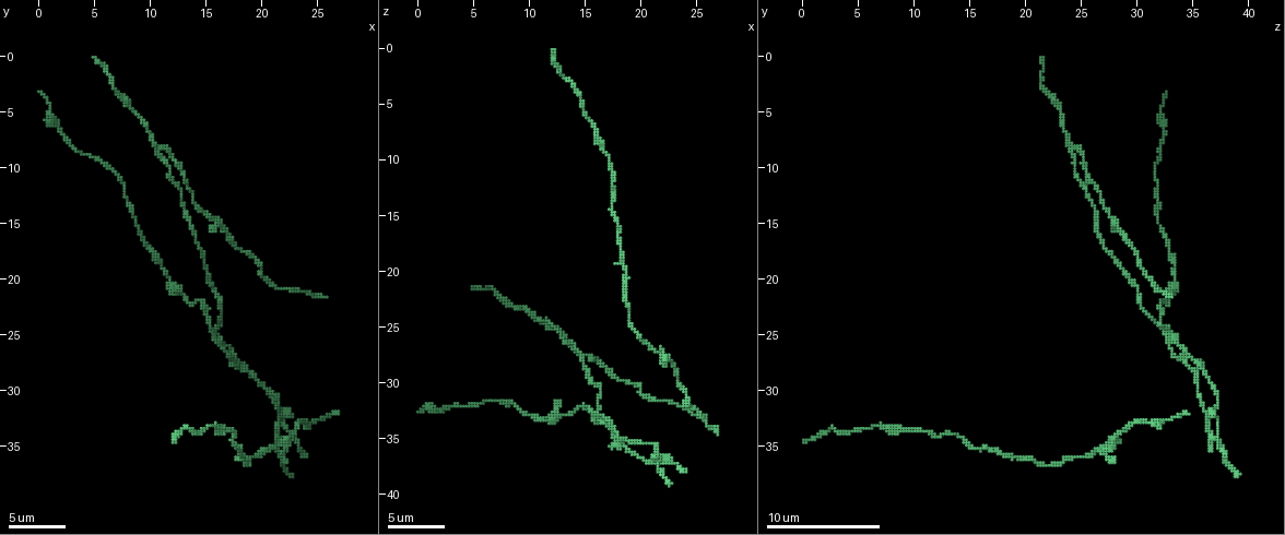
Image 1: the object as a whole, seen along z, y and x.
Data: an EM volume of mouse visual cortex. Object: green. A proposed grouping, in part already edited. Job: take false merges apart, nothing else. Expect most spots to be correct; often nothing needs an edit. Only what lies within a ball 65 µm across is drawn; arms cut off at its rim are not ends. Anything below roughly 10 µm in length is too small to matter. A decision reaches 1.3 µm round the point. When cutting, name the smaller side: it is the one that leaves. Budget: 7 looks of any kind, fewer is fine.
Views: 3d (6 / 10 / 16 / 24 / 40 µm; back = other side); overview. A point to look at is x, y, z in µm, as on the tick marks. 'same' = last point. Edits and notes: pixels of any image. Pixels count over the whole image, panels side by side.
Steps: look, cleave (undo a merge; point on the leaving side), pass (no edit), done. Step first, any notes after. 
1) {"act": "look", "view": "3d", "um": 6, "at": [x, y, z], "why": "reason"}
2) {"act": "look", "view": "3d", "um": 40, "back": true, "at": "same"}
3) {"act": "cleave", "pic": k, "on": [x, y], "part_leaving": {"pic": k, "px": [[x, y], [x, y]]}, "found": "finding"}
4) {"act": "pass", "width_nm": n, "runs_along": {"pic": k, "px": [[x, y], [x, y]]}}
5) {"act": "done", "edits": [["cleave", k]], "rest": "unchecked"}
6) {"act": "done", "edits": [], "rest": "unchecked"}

{"act": "look", "view": "3d", "um": 10, "at": [15.8, 24.6, 32.4], "why": "arms part here"}

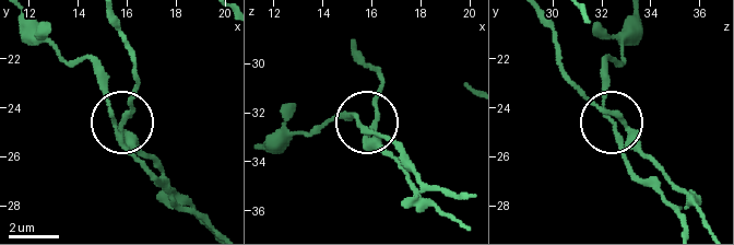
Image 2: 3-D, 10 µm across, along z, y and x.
{"act": "pass", "arms": 3, "found": "continuous, no second cell"}

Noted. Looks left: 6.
{"act": "look", "view": "3d", "um": 10, "at": [19.2, 28.6, 35.2]}

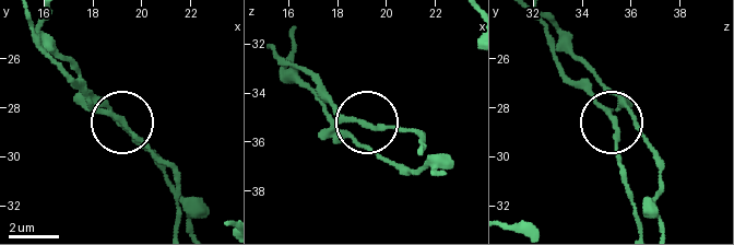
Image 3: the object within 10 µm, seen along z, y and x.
{"act": "pass", "arms": 4, "runs_along": {"pic": 3, "px": [[360, 141], [363, 124], [342, 116], [319, 93]]}, "found": "all the same cell"}

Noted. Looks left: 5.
{"act": "look", "view": "3d", "um": 16, "at": [22.0, 34.8, 27.6], "why": "two arms in line, one across"}

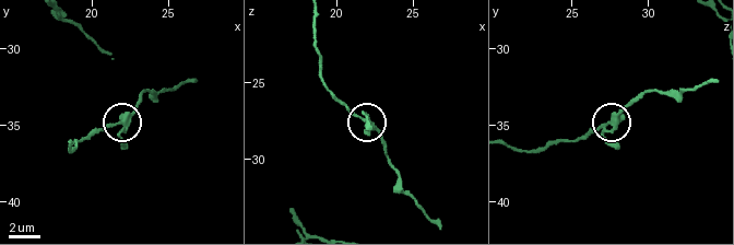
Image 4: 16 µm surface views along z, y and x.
{"act": "pass", "width_nm": 310, "found": "one cell here"}

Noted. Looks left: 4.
{"act": "done", "edits": [], "rest": "unchecked"}

